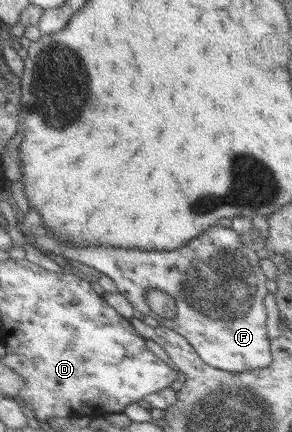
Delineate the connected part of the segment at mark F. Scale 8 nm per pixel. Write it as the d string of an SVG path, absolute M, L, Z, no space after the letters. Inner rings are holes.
M221 226L209 227L203 234L194 237L184 247L174 251L137 251L135 249L118 249L117 247L80 247L63 245L57 238L47 235L47 229L40 227L27 243L40 251L52 252L68 261L77 261L87 267L109 276L117 286L117 291L124 295L139 313L149 313L147 305L141 305L141 295L145 302L145 294L149 288L157 288L167 292L175 299L175 318L167 321L163 317L154 317L161 326L167 327L181 335L197 352L205 364L218 370L231 373L261 370L273 361L270 339L267 335L267 311L264 299L268 294L265 287L266 277L261 273L260 259L256 251L248 249L240 241L240 234L233 229Z

